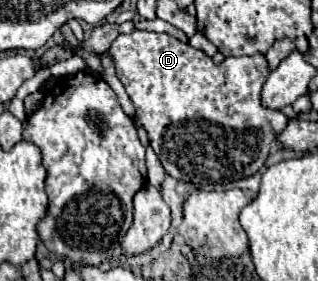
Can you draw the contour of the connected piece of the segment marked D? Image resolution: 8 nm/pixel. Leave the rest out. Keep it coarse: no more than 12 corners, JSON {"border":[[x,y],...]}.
{"border":[[170,34],[106,54],[166,174],[256,174],[288,124],[262,54]]}

